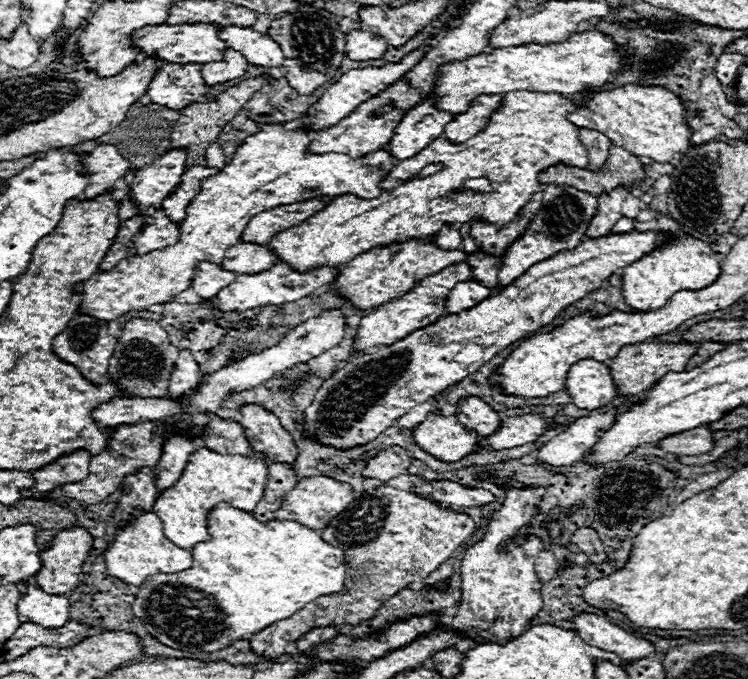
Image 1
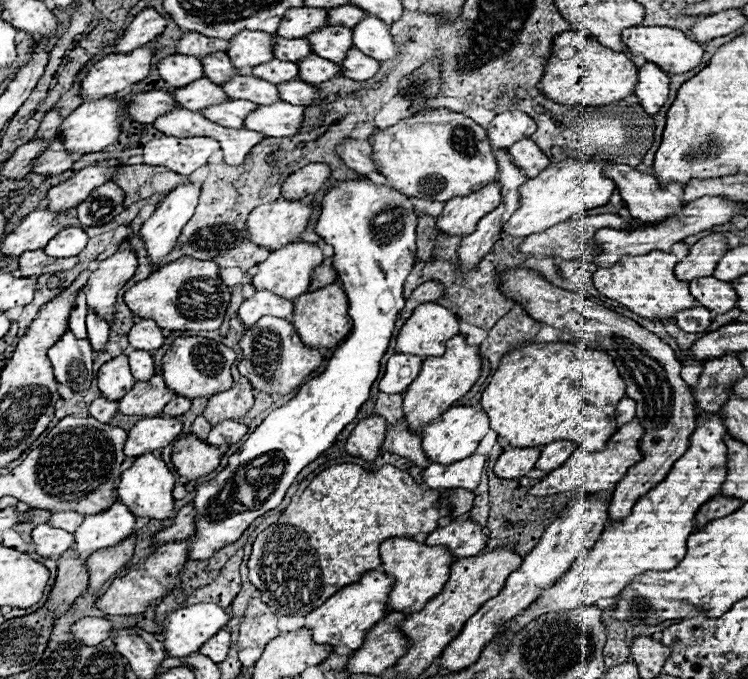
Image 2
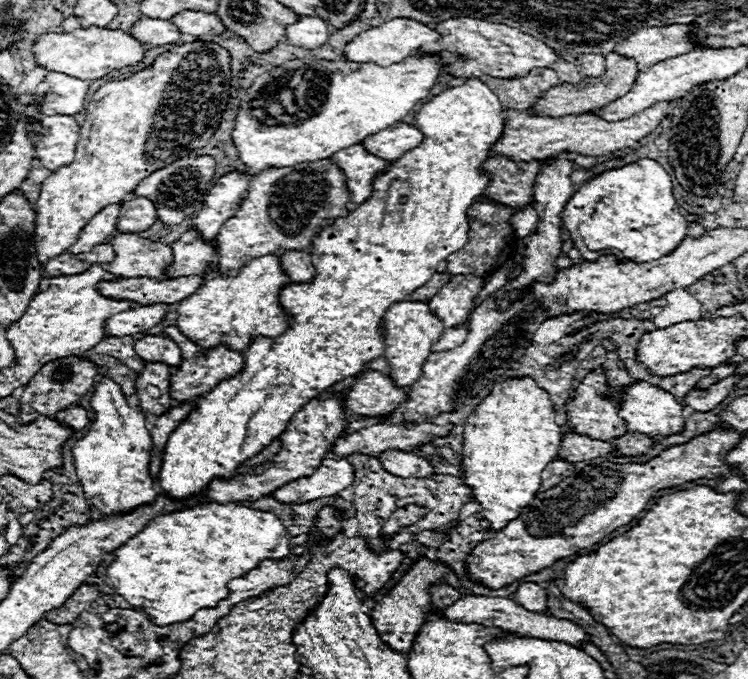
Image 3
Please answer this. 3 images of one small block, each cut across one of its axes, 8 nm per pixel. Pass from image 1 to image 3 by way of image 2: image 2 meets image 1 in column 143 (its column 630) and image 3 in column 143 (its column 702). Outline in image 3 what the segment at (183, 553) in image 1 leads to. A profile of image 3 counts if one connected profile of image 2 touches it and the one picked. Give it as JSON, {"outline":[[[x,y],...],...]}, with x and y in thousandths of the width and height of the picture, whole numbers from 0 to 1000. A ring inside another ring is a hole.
{"outline":[[[136,557],[128,566],[120,601],[126,604],[126,619],[96,660],[102,698],[107,701],[107,713],[112,713],[118,739],[136,757],[174,754],[182,742],[203,742],[211,722],[198,692],[203,645],[193,624],[193,607],[168,592],[163,571],[150,557]]]}

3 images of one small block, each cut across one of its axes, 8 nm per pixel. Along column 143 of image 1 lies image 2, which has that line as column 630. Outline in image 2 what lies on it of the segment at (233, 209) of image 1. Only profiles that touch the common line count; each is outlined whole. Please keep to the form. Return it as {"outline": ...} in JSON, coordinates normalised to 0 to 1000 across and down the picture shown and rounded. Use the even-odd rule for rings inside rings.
{"outline":[[[901,359],[896,371],[866,371],[858,377],[832,377],[818,395],[799,395],[794,401],[794,421],[807,436],[834,448],[853,465],[869,471],[898,468],[909,457],[930,454],[928,436],[920,430],[920,418],[909,415],[901,404],[901,392],[920,377],[920,359]]]}

